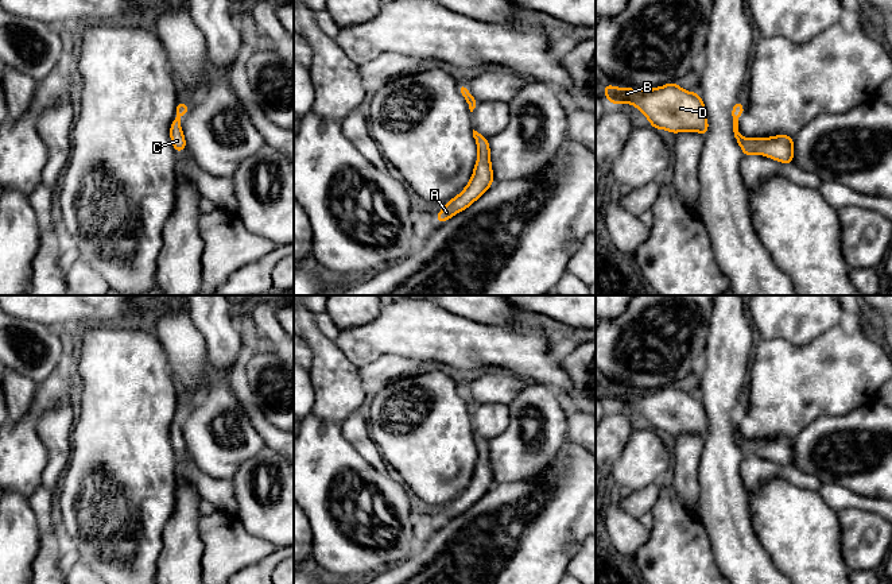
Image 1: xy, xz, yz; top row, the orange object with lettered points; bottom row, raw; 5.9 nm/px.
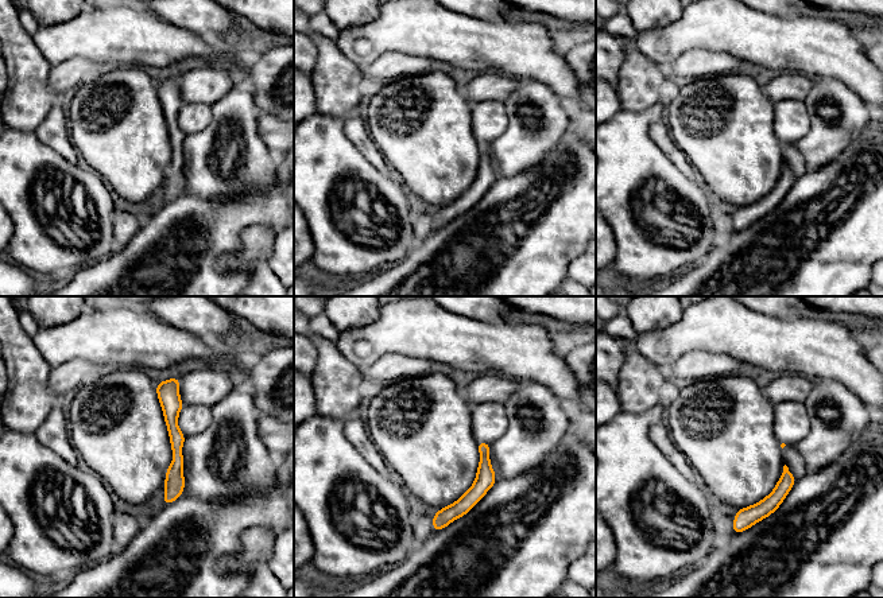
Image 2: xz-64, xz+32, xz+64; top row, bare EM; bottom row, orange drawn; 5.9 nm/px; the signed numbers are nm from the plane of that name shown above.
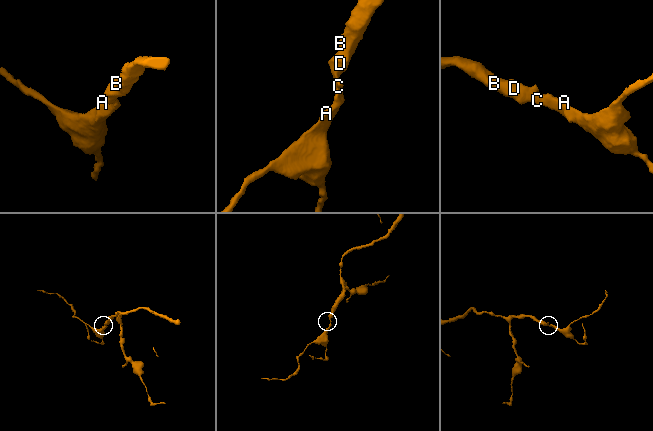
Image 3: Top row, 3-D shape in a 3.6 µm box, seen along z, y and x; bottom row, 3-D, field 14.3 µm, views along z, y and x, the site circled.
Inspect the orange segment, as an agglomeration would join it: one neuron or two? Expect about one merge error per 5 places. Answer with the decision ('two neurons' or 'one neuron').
one neuron

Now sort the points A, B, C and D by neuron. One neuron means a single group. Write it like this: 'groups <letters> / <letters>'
groups A B C D

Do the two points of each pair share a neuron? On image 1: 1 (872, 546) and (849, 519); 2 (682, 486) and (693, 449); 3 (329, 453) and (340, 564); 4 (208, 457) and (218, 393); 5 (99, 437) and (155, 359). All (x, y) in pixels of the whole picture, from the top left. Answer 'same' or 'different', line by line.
1: same
2: same
3: same
4: same
5: same

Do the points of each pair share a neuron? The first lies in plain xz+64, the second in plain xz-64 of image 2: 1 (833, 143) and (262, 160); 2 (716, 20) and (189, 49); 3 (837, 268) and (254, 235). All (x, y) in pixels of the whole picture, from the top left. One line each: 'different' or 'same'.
1: same
2: same
3: different

